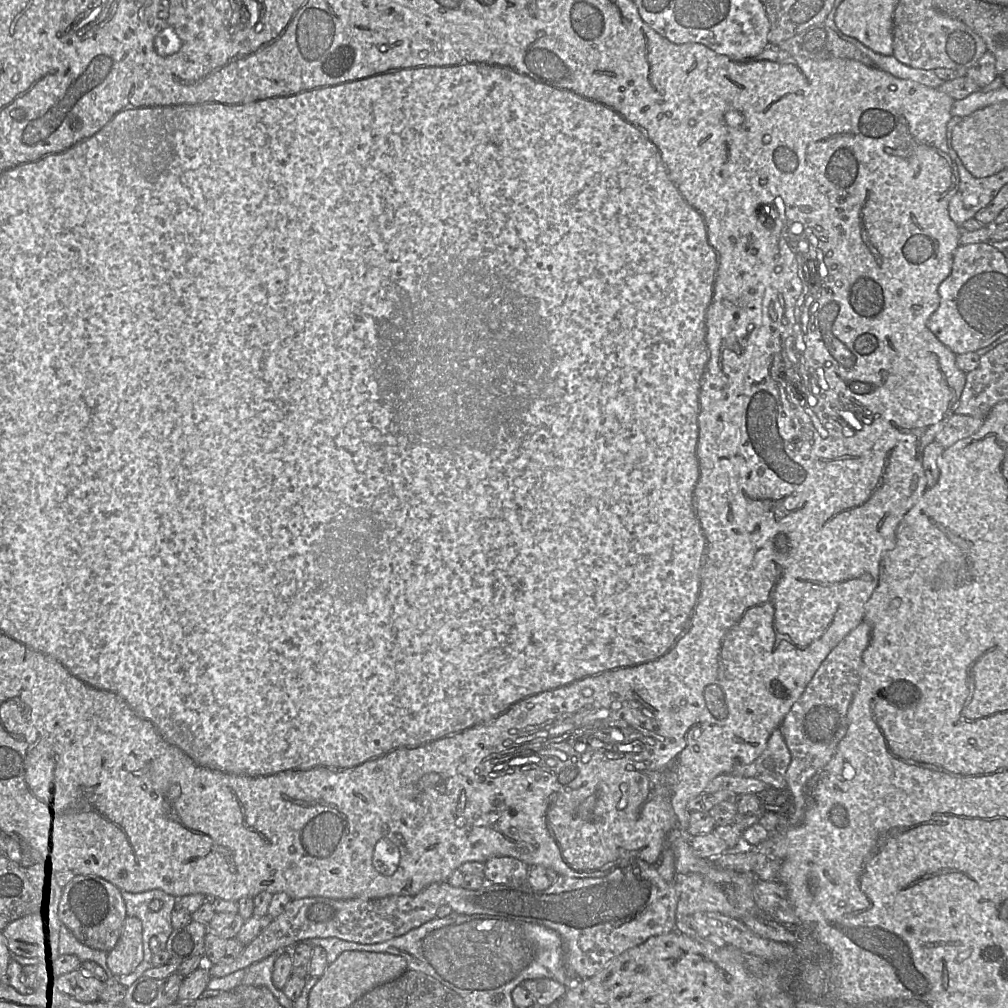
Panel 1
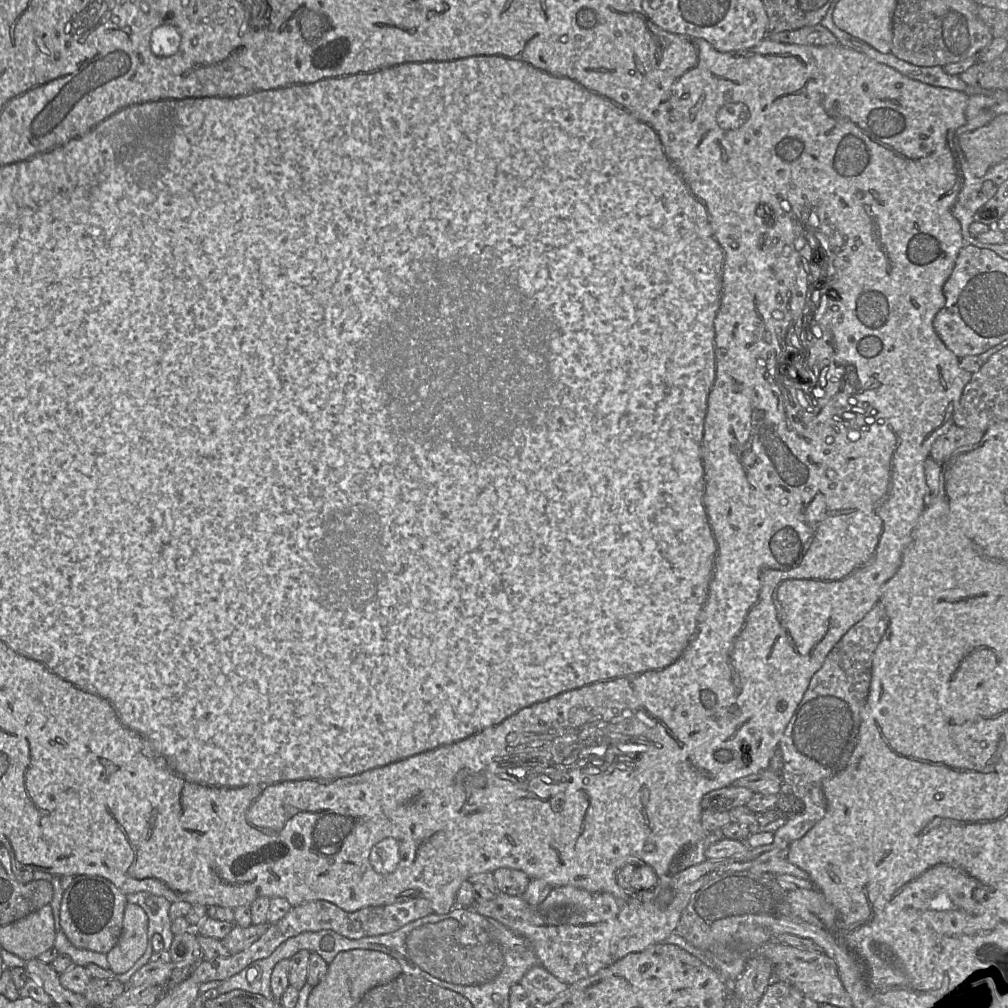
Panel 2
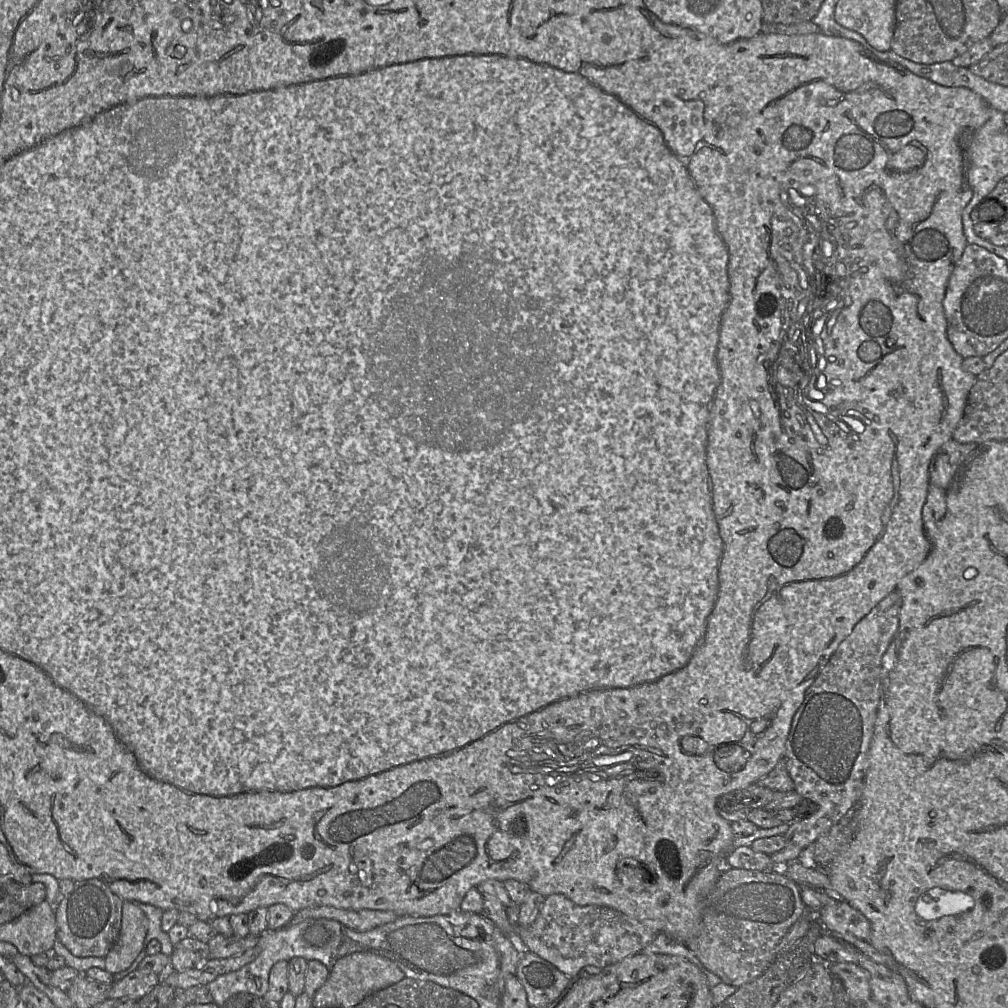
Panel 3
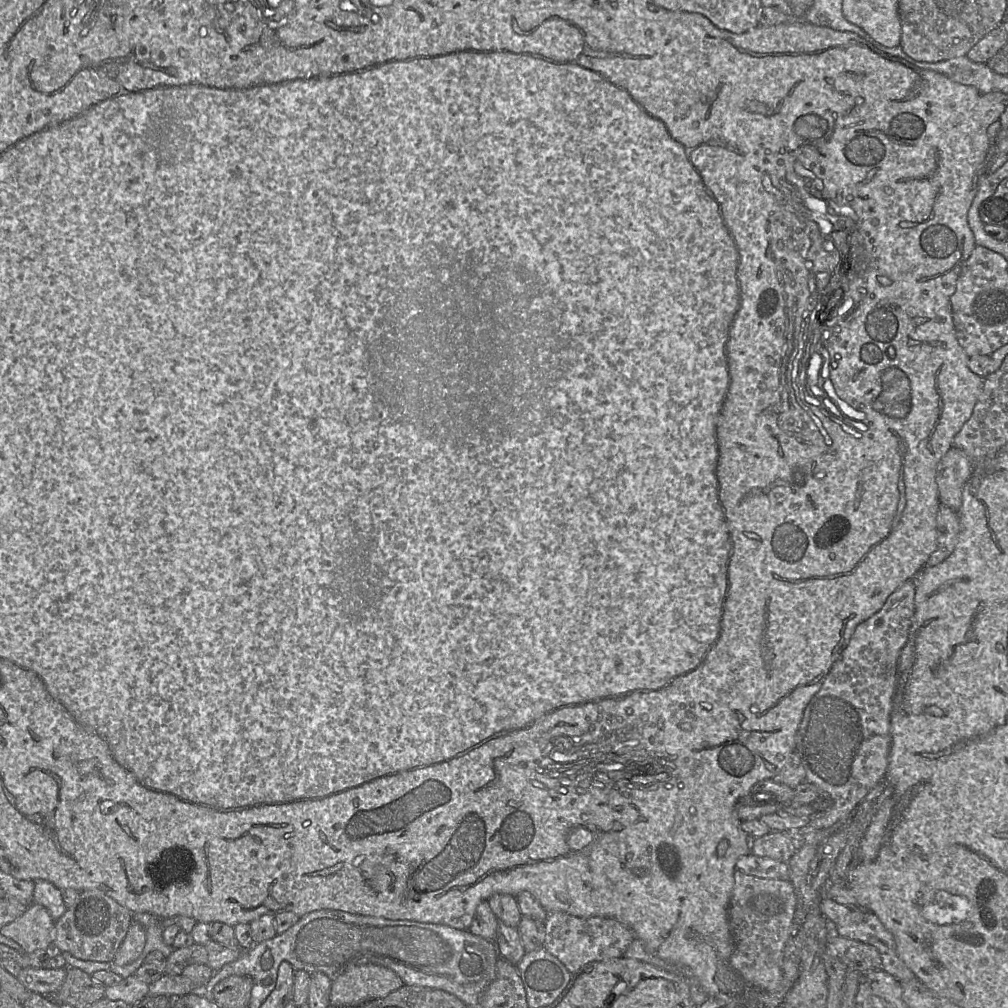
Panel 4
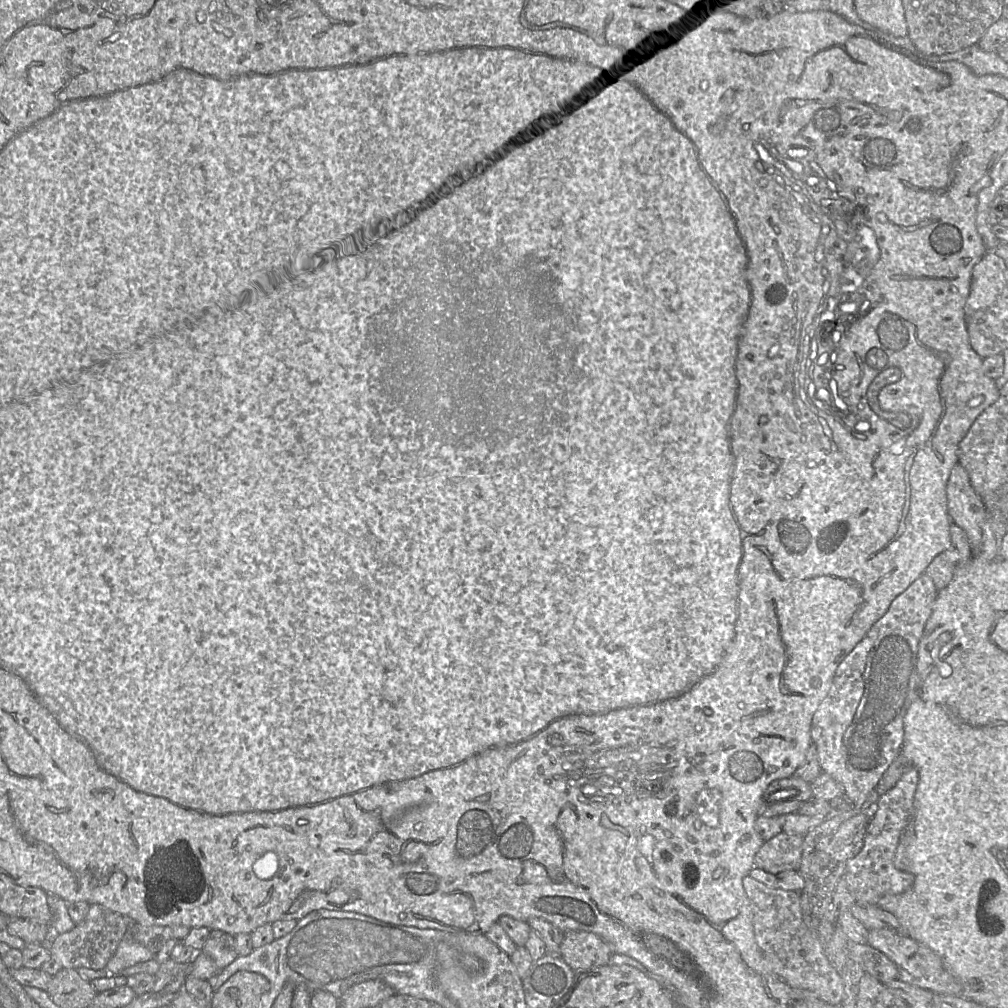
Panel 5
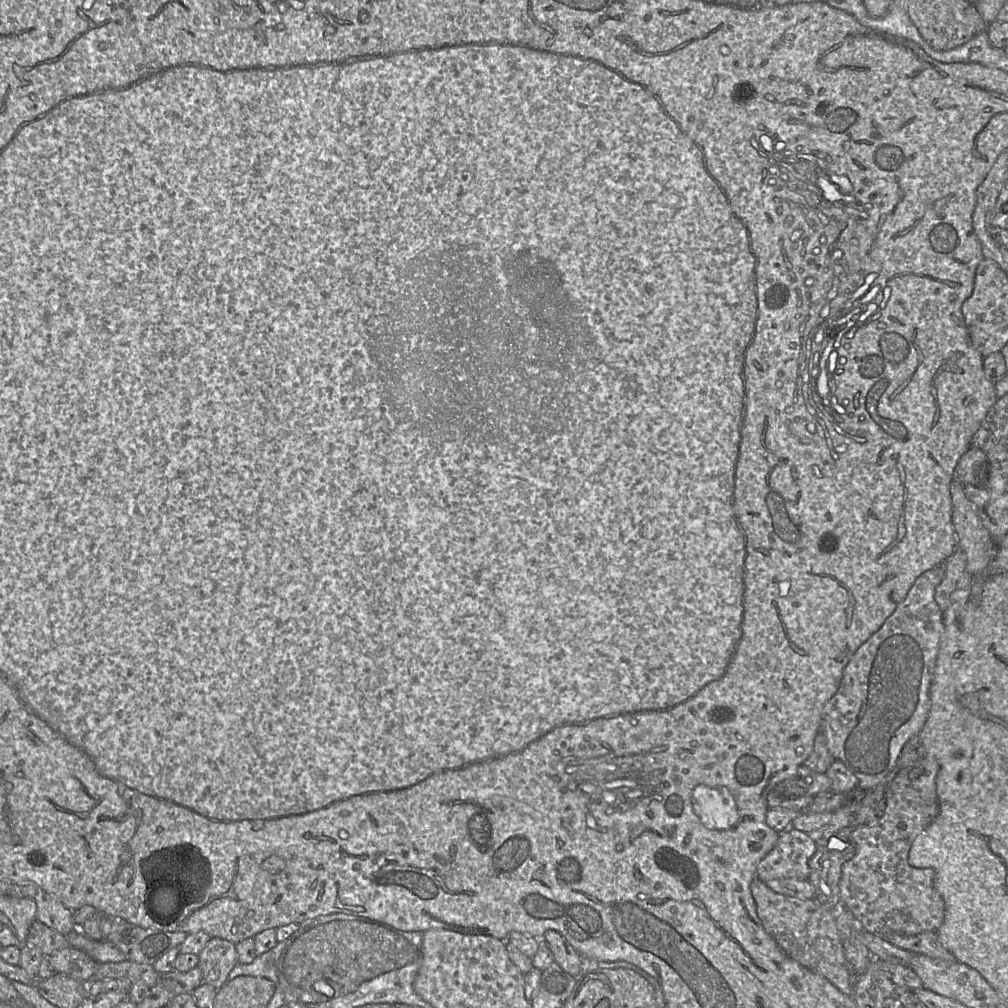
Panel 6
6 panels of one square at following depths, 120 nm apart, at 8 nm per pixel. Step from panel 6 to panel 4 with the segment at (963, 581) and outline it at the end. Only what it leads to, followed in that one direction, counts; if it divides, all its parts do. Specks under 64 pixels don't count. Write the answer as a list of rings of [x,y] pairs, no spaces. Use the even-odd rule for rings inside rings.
[[[940,503],[936,517],[937,548],[924,567],[934,567],[946,560],[958,542],[961,524],[958,514],[949,506]]]

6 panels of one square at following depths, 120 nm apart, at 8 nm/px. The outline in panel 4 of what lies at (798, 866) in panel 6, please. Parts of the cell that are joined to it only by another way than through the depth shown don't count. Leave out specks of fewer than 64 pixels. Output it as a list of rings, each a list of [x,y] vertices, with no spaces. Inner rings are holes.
[[[770,831],[751,840],[752,854],[788,862],[797,850],[795,834],[792,832]]]

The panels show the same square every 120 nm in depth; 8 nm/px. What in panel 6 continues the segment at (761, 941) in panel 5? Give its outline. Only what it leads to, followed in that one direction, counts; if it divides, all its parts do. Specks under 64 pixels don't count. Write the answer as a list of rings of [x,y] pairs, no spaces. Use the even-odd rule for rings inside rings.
[[[755,877],[750,885],[756,905],[756,912],[766,932],[779,947],[793,960],[812,972],[829,980],[840,992],[853,996],[853,986],[846,967],[843,941],[835,921],[835,911],[823,907],[817,900],[799,899],[772,891],[763,881]]]

